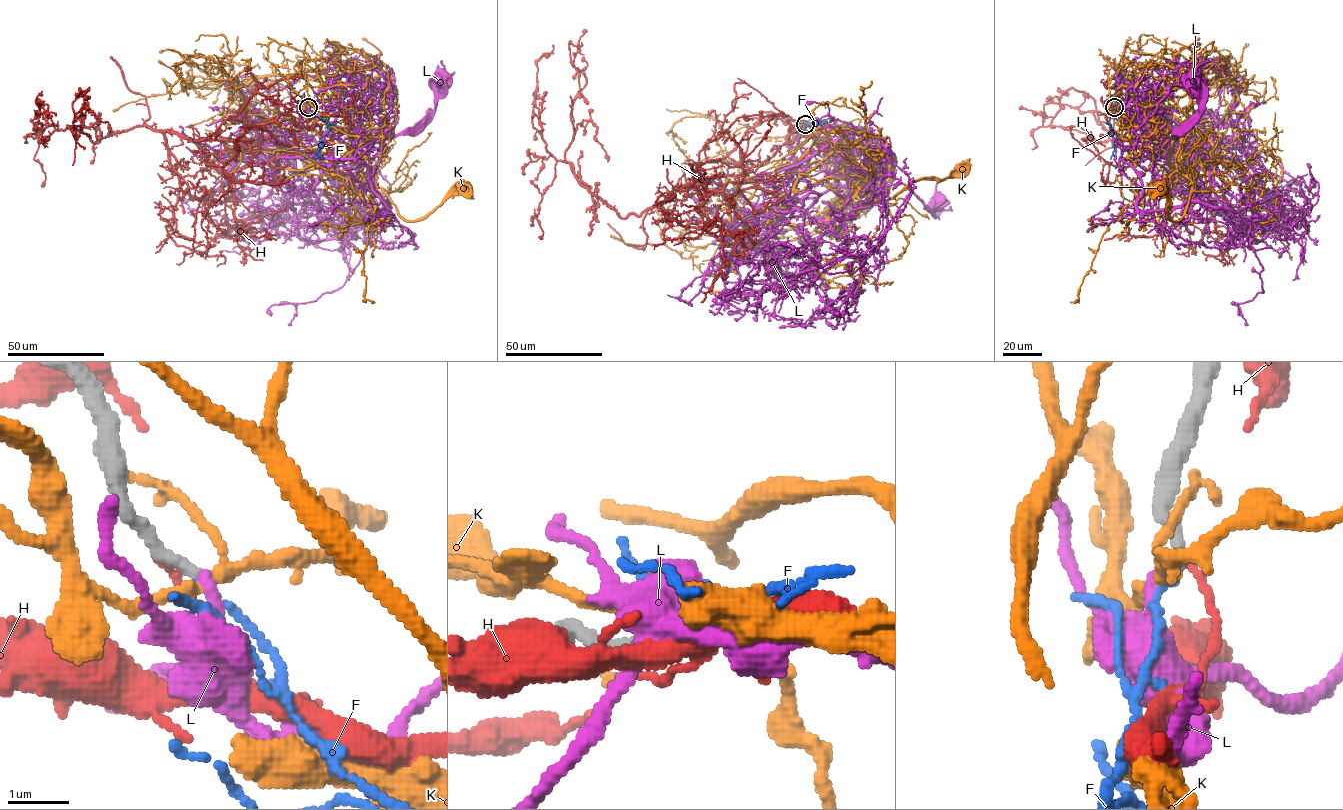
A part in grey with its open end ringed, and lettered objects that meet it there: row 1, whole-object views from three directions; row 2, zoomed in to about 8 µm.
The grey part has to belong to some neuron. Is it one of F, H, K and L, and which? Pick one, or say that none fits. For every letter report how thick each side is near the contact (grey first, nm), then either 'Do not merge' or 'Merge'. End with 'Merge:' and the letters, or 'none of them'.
F: Thickness 180 nm (grey) against 80 nm. Do not merge
H: Thickness 240 nm (grey) against 110 nm. Do not merge
K: Thickness 160 nm (grey) against 170 nm. Do not merge
L: Thickness 170 nm (grey) against 220 nm. Merge
Merge: L

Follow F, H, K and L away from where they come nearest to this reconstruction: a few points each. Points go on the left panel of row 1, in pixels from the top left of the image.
F: (307, 107), (328, 122), (328, 130), (318, 152), (320, 155), (313, 157)
H: (306, 106), (233, 139), (142, 125), (94, 142), (67, 125), (77, 138), (88, 88), (73, 124), (89, 137)
K: (308, 107), (323, 104), (337, 129), (374, 141), (354, 132), (359, 176), (405, 219), (465, 186)
L: (308, 107), (301, 108), (305, 112), (295, 129), (320, 143), (344, 134), (396, 136), (433, 112), (440, 81)

